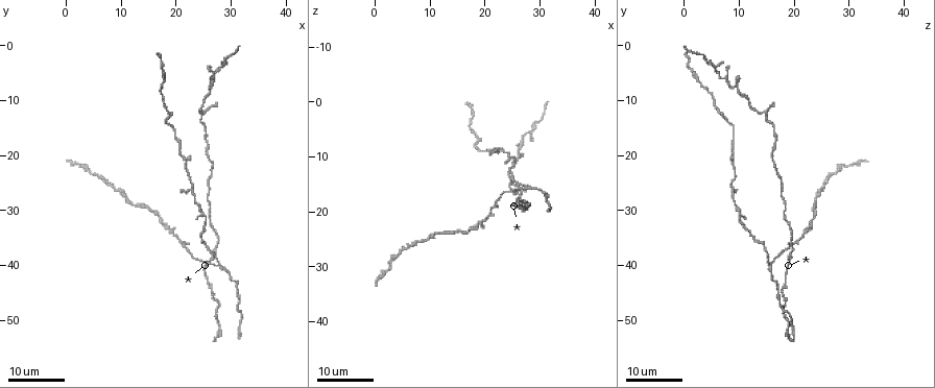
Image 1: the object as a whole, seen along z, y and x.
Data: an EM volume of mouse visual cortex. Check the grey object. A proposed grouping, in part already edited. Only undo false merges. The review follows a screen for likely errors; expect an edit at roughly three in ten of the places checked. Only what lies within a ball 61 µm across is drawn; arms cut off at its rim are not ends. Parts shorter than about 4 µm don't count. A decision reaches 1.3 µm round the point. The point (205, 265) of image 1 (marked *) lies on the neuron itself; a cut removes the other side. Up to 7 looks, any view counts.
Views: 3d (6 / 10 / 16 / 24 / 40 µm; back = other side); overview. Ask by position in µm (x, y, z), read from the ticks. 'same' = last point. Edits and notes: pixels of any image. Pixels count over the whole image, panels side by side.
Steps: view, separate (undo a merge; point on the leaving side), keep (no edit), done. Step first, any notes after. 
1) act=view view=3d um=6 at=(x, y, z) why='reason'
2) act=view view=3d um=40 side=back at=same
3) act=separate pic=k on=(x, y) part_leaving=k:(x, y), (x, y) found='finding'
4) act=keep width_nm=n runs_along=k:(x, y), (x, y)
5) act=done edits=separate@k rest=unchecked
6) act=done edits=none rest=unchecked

act=view view=3d um=16 at=(28.0, 40.0, 15.5) why='side arm on a straight run'

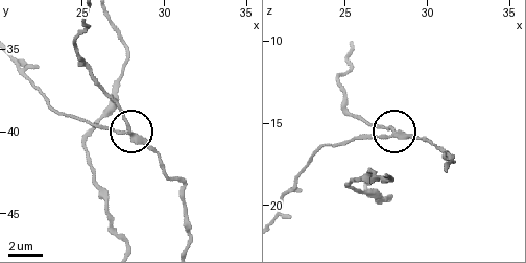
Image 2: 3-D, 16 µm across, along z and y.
act=view view=3d um=6 at=(27.8, 39.9, 15.5) why='zoom in'

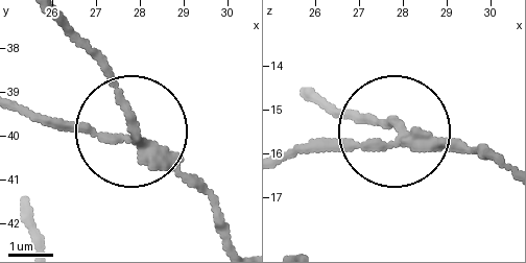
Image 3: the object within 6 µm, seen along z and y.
act=keep arms=3 found='one neuron here'

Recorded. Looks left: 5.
act=view view=3d um=16 at=(27.0, 36.5, 19.5) why='thick turns thin'

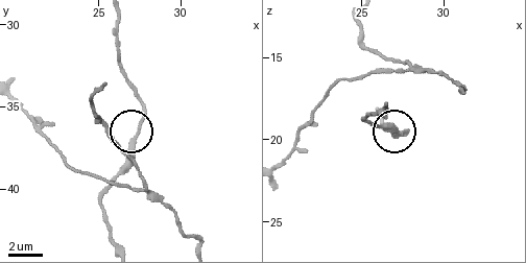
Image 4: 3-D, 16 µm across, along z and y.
act=view view=3d um=10 at=(27.2, 37.1, 19.9)

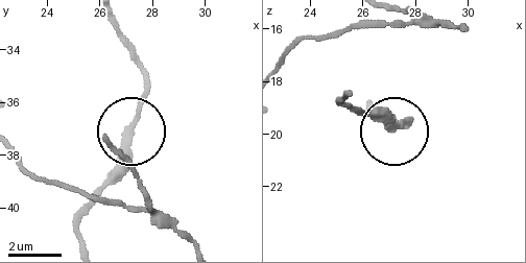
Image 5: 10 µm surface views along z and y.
act=view view=3d um=6 at=(27.2, 37.0, 19.8)

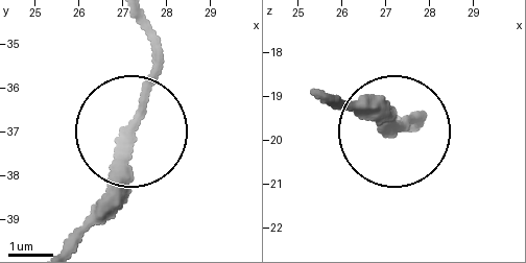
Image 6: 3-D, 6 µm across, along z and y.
act=keep runs_along=6:(330, 97), (389, 127), (408, 116), (420, 127) found='all the same neuron'

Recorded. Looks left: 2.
act=view view=3d um=24 at=(21.0, 36.0, 20.5) why='three arms meet'

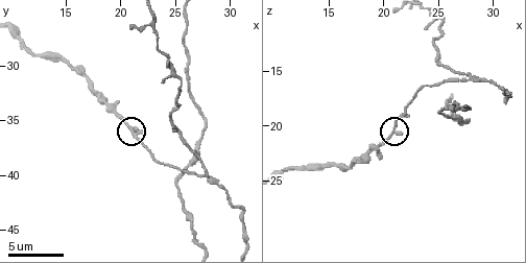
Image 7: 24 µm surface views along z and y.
act=view view=3d um=10 at=(21.0, 36.0, 20.0) why='zoom in'

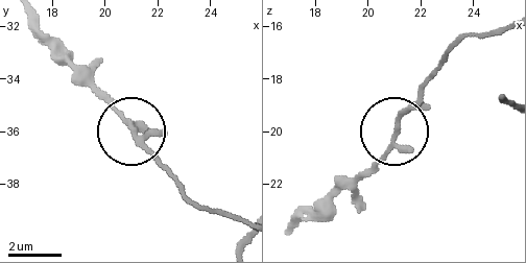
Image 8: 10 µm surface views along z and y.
act=keep found='all the same neuron'

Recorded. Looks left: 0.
act=done edits=none rest=unchecked

